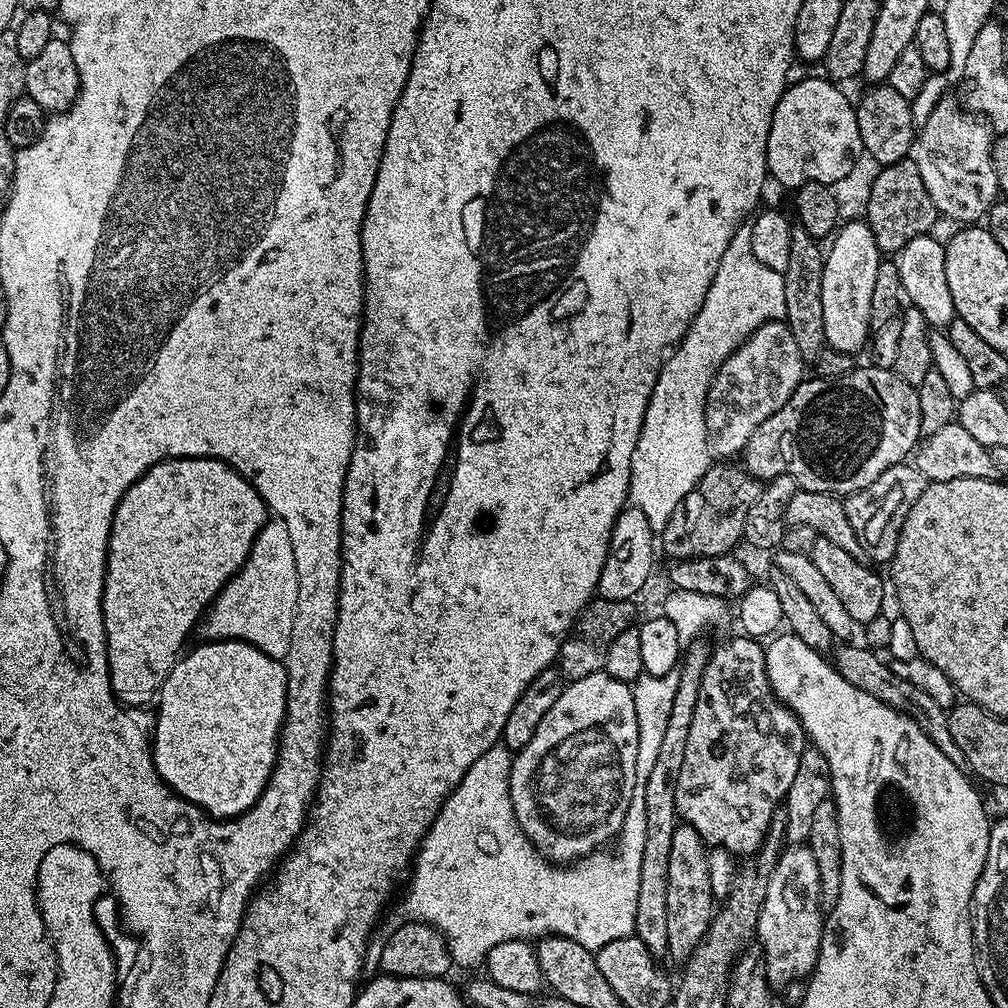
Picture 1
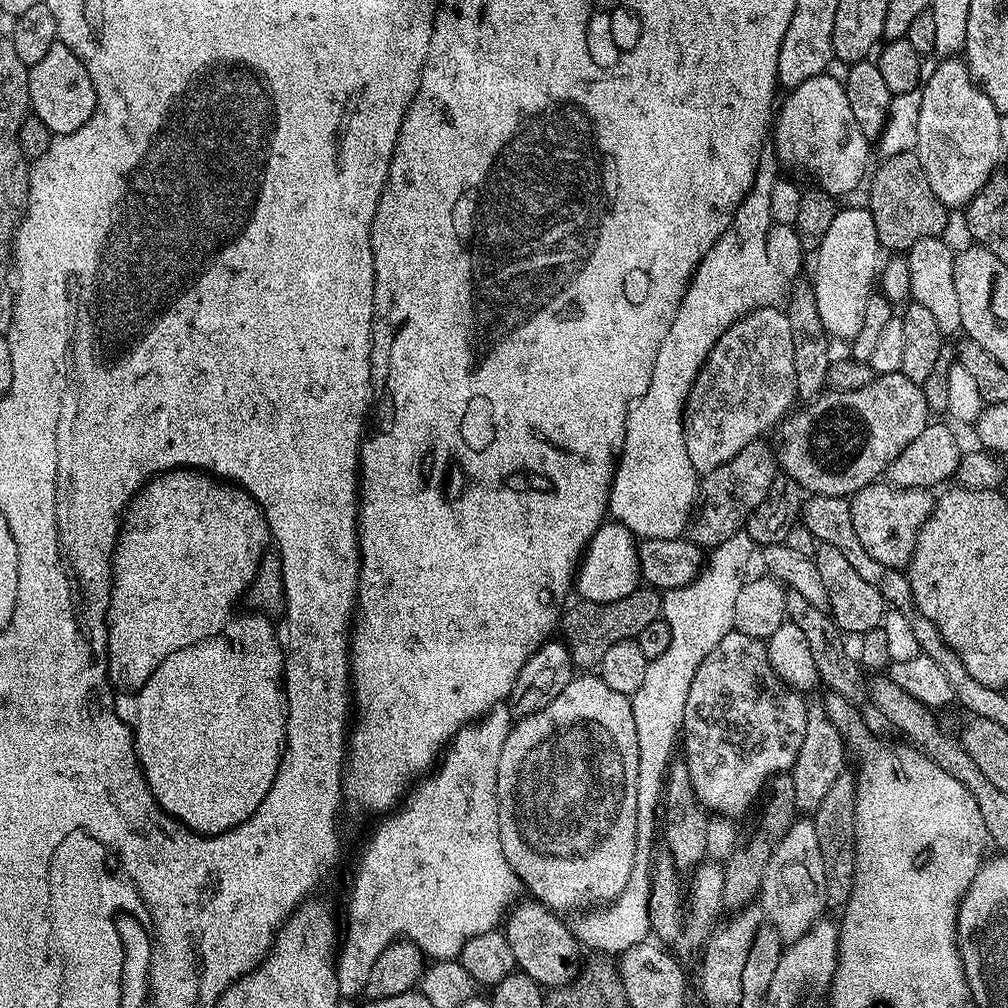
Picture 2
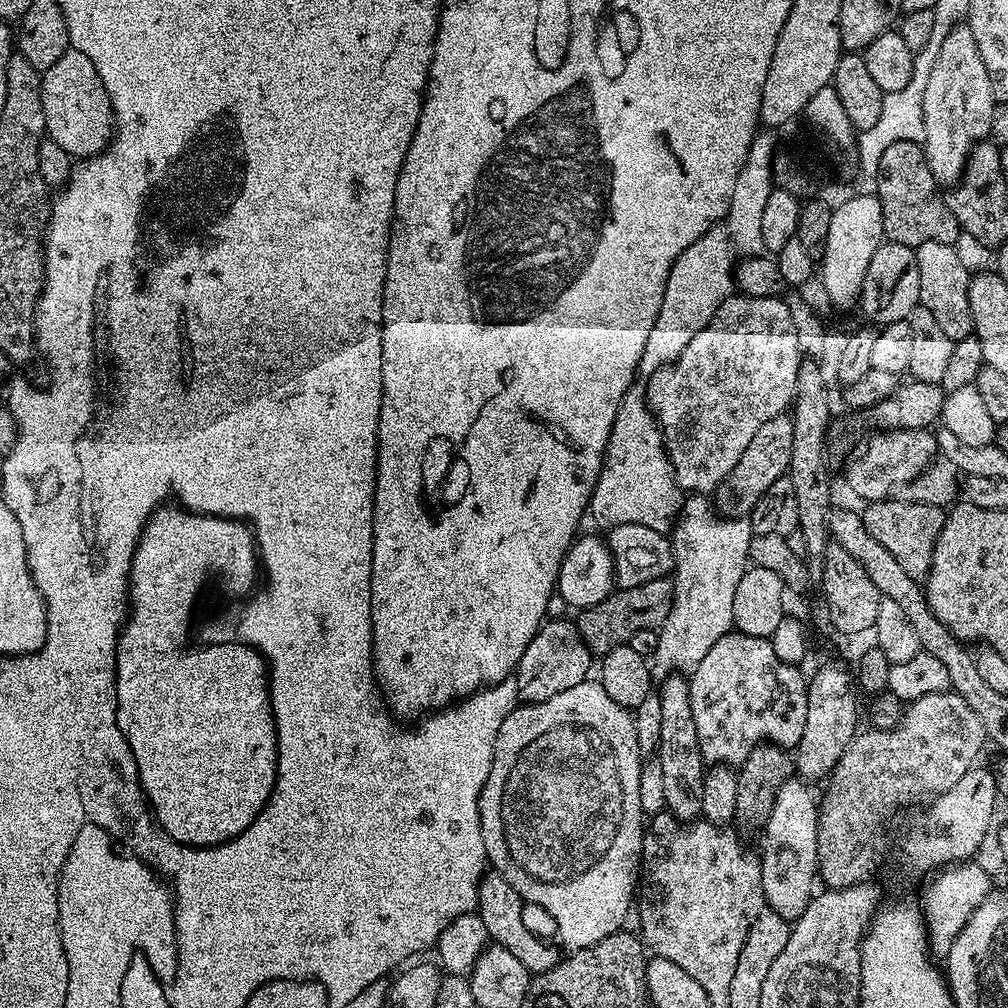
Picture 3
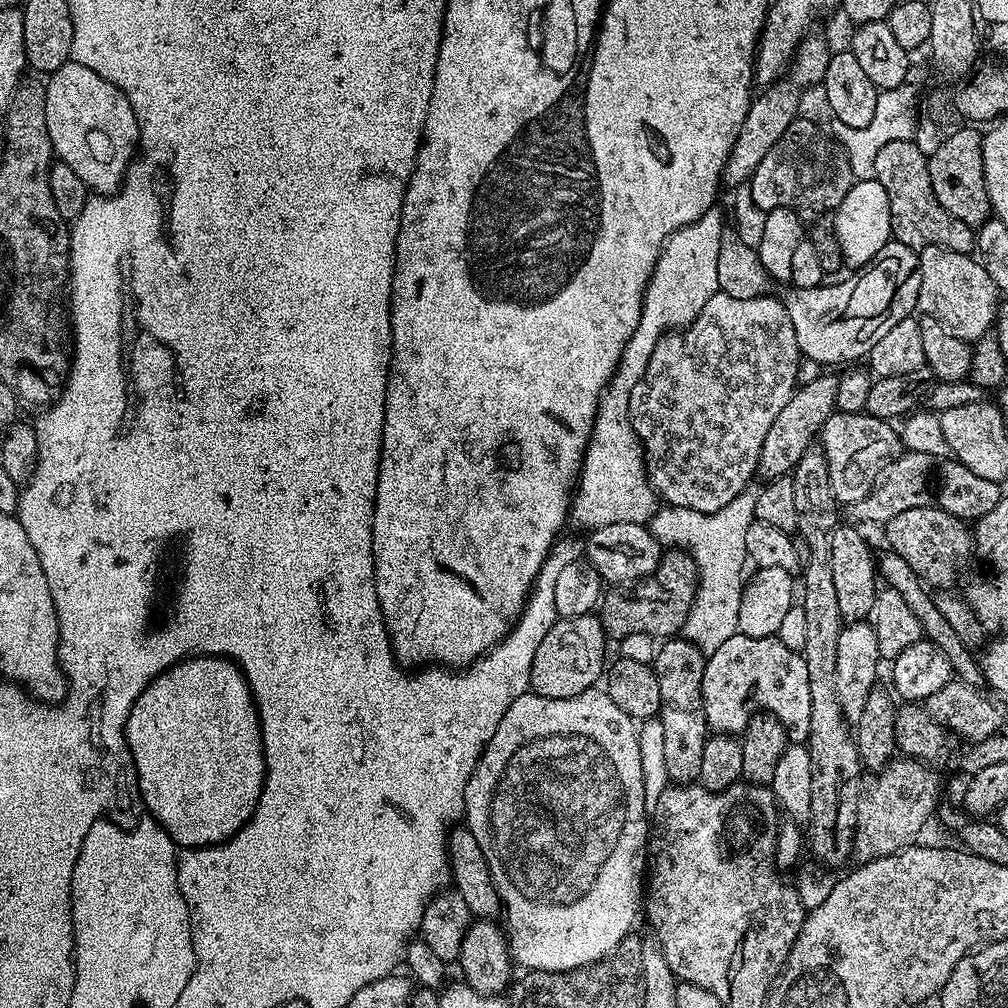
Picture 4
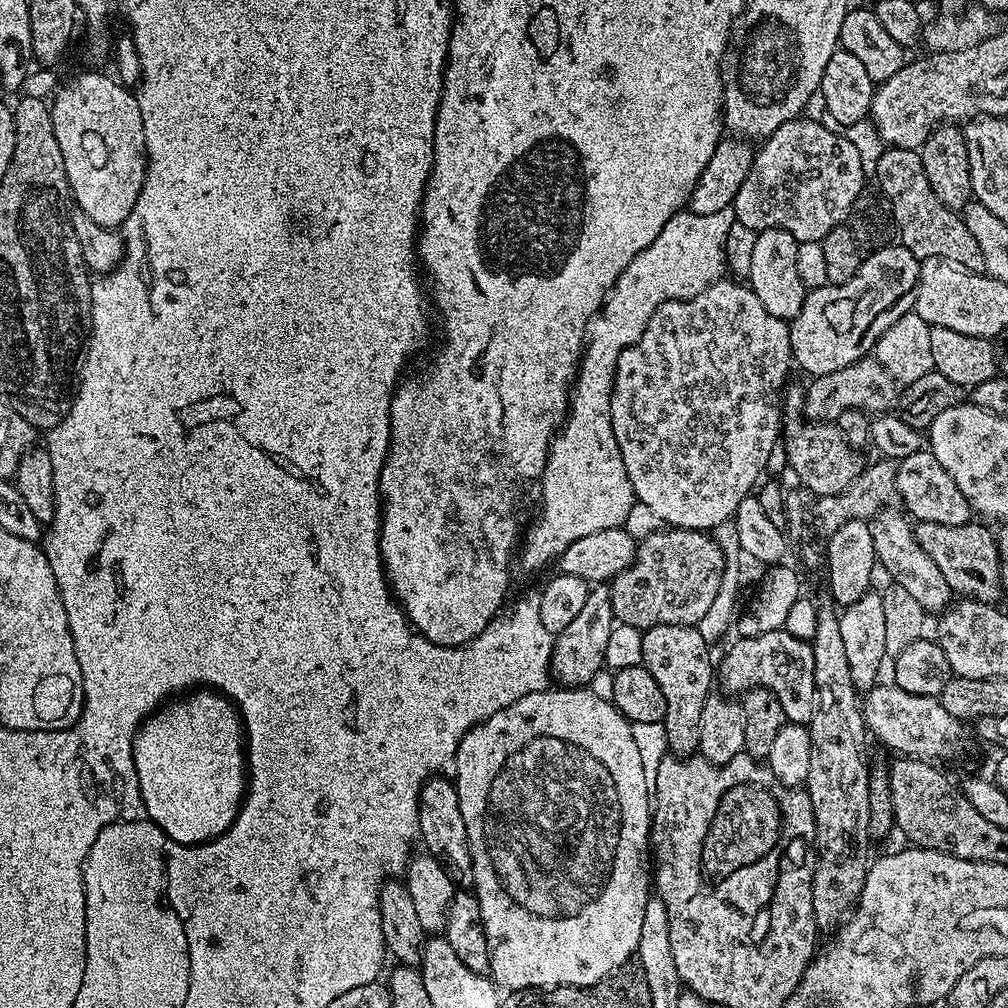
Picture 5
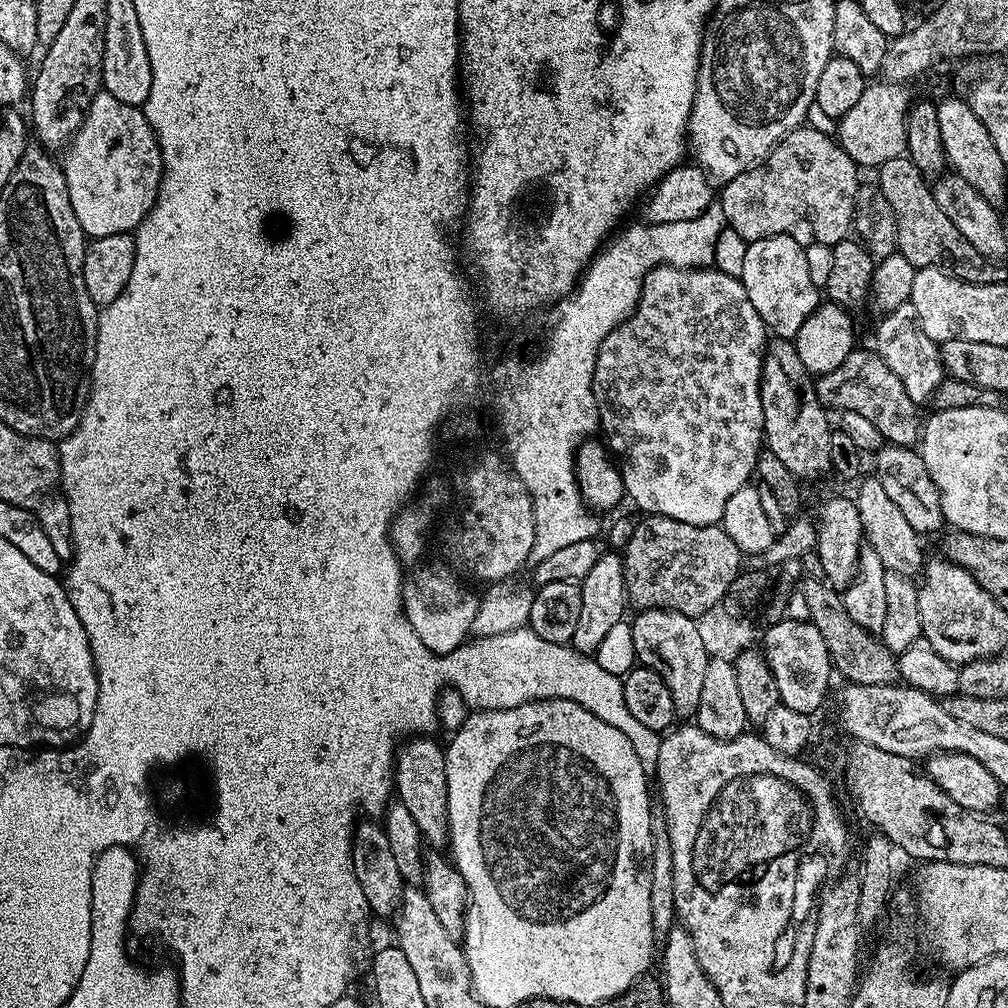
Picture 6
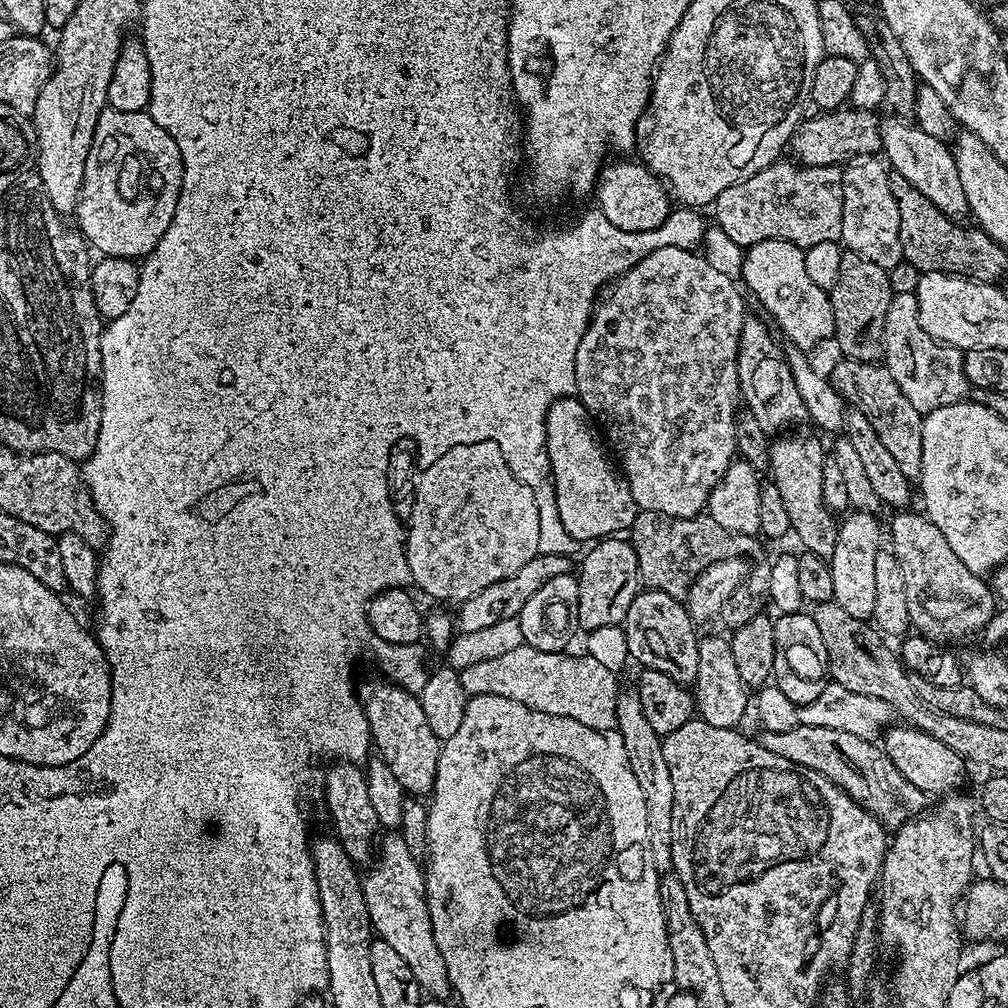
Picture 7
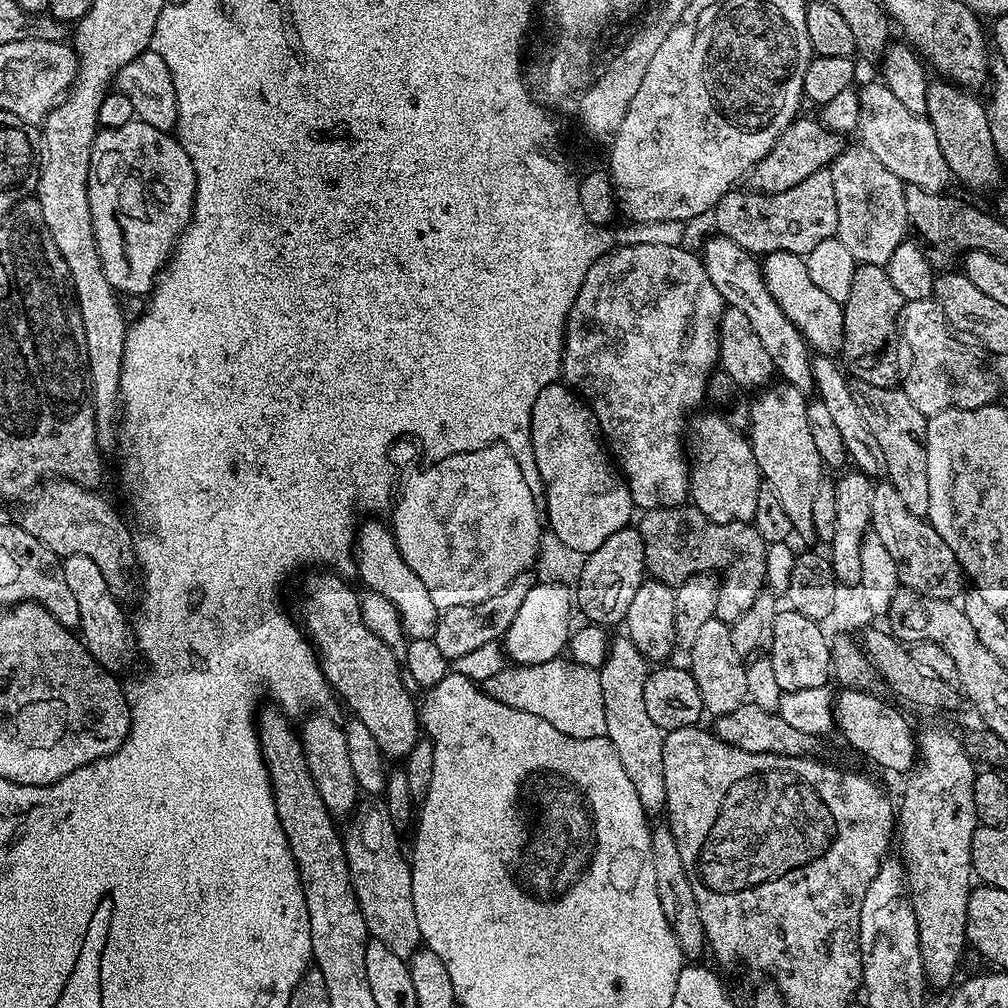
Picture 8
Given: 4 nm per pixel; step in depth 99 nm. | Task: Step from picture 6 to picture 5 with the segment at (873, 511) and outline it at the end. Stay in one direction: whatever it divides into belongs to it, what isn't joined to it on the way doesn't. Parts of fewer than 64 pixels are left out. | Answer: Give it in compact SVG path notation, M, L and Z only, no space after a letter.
M887 507L879 511L879 513L869 521L871 537L874 539L877 563L882 570L884 568L885 572L890 576L888 578L893 583L902 586L904 590L909 591L909 595L917 599L918 604L922 606L926 614L934 614L933 616L941 615L945 609L951 607L954 600L954 593L950 590L949 582L943 577L942 570L938 569L938 566L931 561L931 557L926 554L926 550L922 550L922 546L918 545L915 529L909 517L905 513L901 512L900 514L896 510L899 509Z

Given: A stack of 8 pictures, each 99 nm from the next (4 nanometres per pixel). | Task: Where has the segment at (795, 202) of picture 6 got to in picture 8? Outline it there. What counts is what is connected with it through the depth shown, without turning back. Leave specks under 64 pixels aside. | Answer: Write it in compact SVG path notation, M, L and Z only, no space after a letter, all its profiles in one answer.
M827 167L821 168L793 189L767 194L762 191L733 190L716 203L715 231L753 254L789 252L807 257L818 242L836 236L838 204L835 201L833 179Z

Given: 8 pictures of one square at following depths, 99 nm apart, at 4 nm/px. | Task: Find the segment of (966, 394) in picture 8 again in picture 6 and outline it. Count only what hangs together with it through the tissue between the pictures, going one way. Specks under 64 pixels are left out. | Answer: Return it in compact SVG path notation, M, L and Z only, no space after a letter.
M911 302L898 306L892 312L883 313L879 319L874 351L882 358L882 362L886 362L886 366L890 366L890 370L894 370L894 375L902 381L906 394L910 394L917 406L924 406L926 402L928 404L946 379L944 363L940 357L940 344L926 338Z

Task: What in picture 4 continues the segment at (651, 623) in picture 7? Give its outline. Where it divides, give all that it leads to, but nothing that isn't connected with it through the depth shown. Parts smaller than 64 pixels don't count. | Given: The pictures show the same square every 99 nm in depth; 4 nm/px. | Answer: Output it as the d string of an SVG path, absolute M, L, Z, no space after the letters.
M668 638L661 643L656 655L656 677L660 710L658 723L662 726L663 757L666 774L674 784L699 781L702 770L702 746L706 746L710 729L702 702L702 674L706 656L699 647L683 638Z

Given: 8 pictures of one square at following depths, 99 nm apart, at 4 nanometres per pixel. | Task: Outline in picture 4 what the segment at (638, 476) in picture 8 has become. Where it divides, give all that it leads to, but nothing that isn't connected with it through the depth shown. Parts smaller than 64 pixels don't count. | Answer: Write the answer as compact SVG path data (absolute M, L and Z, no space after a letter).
M716 292L706 306L694 318L694 322L683 330L669 330L664 333L664 337L654 346L654 352L650 354L650 362L646 362L646 370L642 378L630 390L630 422L632 429L640 442L642 455L644 458L644 468L648 472L648 480L652 484L657 497L665 505L690 507L692 510L712 512L722 509L728 502L742 494L743 488L750 483L758 472L758 463L762 452L762 442L766 442L766 434L770 431L770 426L774 426L774 418L782 414L782 406L790 402L793 392L798 387L796 375L800 372L800 362L802 355L799 350L798 341L794 336L794 327L791 326L790 315L784 308L783 299L776 300L772 294L751 299L730 298L722 292Z

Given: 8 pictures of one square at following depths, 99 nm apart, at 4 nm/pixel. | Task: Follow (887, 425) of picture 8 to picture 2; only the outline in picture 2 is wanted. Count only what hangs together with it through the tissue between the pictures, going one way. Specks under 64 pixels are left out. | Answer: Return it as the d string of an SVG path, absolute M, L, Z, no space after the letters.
M763 439L747 444L742 451L734 454L730 462L718 466L699 481L698 499L690 512L686 536L693 545L701 544L711 550L739 533L748 523L748 516L766 498L770 482L778 474L778 465L771 447L764 445Z

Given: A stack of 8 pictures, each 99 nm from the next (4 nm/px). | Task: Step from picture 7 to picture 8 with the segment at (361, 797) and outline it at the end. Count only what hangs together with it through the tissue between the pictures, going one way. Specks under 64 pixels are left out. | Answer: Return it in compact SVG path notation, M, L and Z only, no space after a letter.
M308 714L303 717L299 725L298 735L304 745L304 757L310 766L310 774L314 778L314 786L322 798L324 805L333 817L347 817L357 807L362 793L355 782L353 767L350 766L349 751L347 749L346 732L339 724L324 714Z

